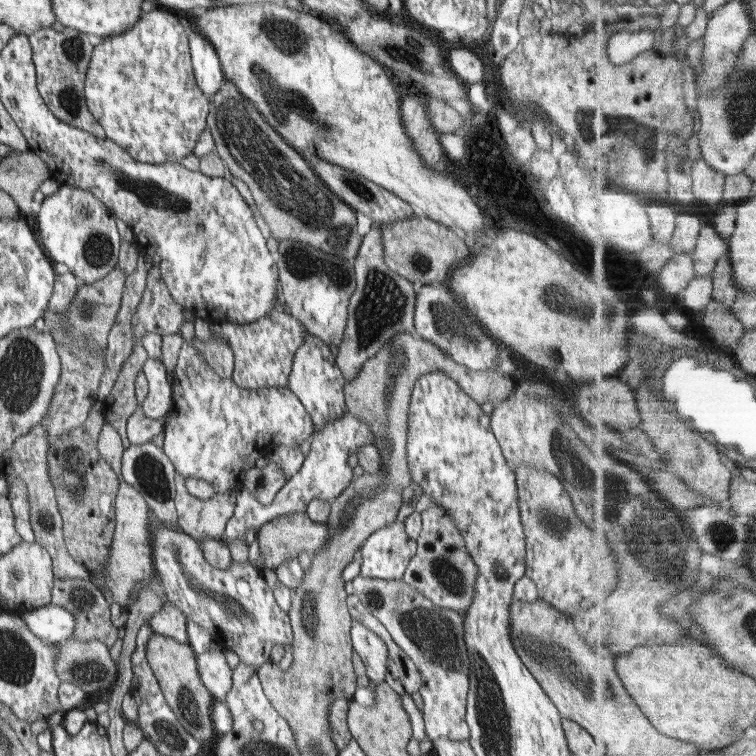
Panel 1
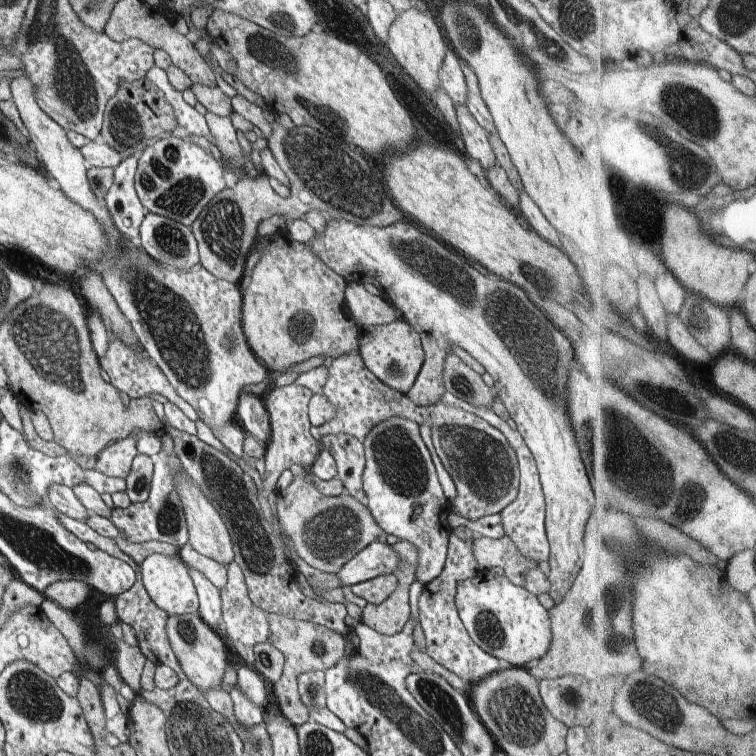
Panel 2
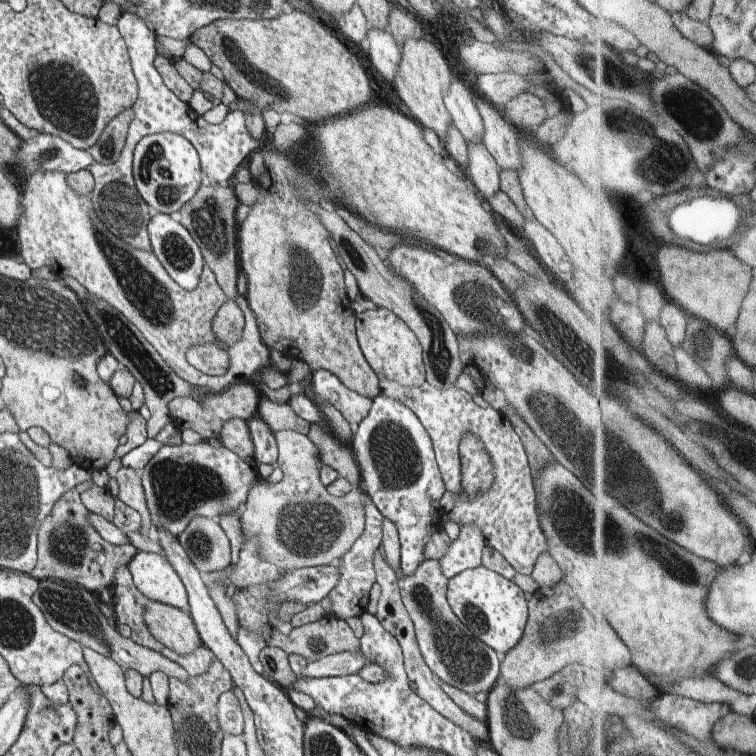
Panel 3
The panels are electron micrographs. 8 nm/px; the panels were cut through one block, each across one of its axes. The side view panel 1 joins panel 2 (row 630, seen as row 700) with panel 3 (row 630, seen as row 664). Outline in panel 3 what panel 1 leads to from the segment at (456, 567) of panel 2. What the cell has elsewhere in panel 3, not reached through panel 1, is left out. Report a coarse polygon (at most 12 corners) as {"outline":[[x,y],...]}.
{"outline":[[438,559],[400,578],[438,681],[490,692],[501,658],[458,620]]}

